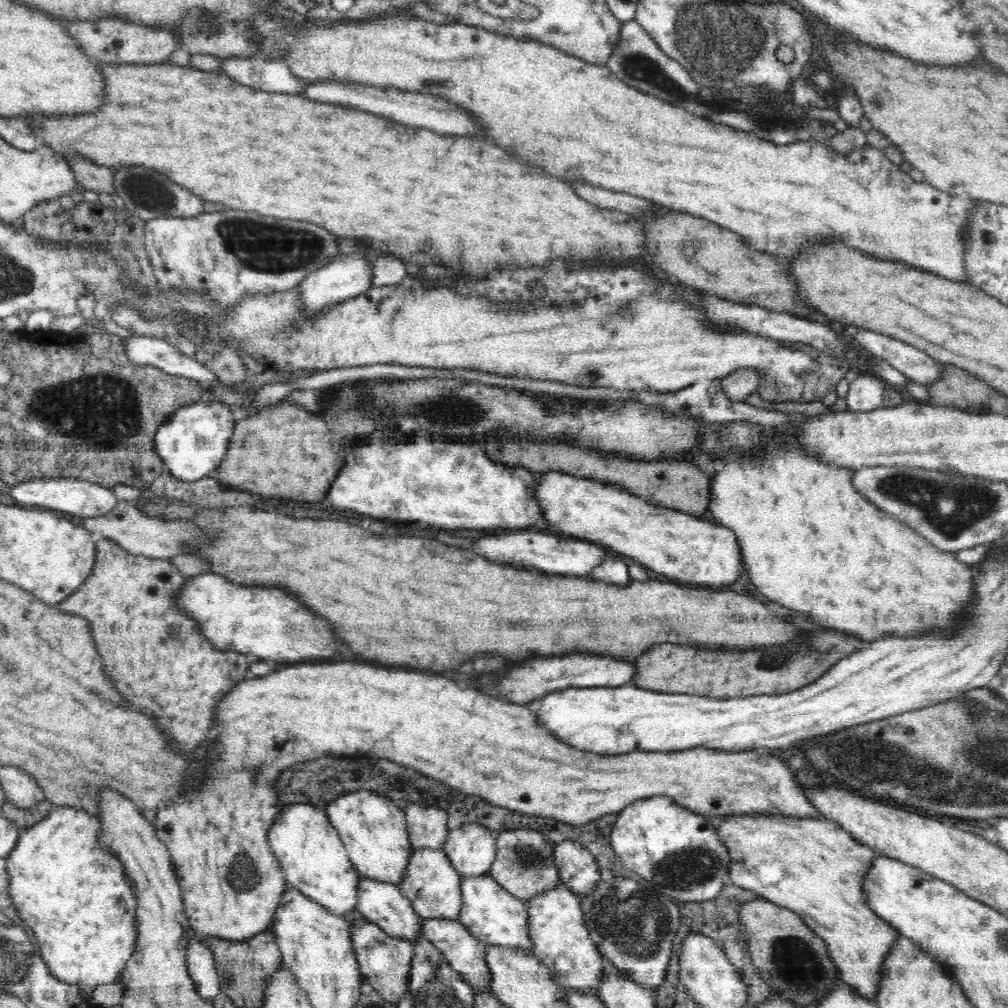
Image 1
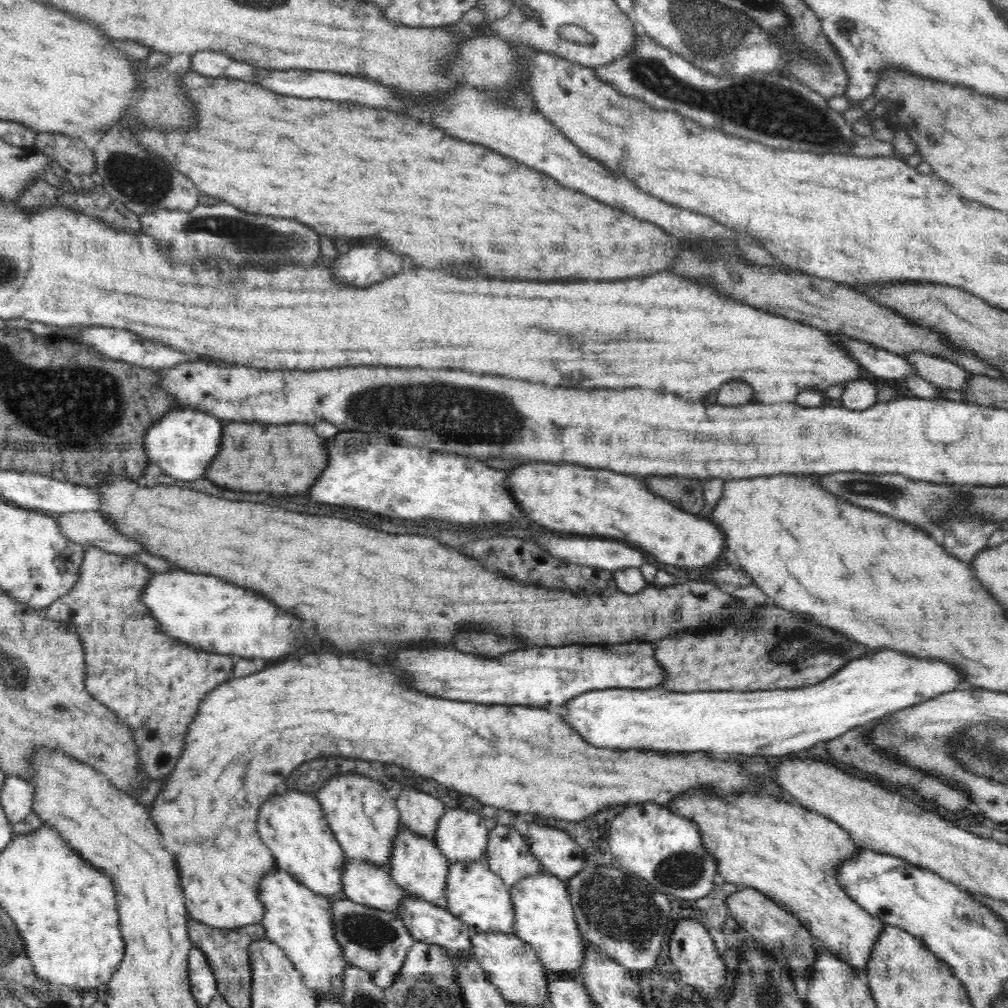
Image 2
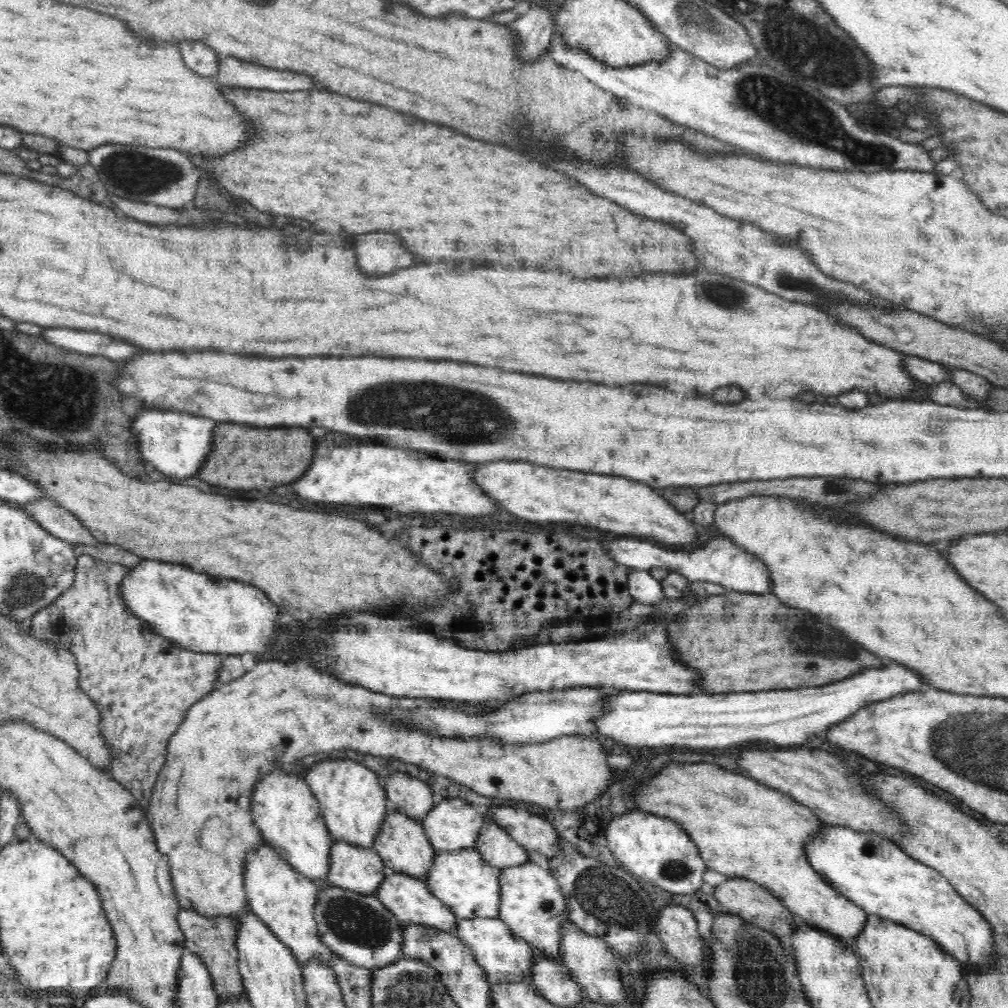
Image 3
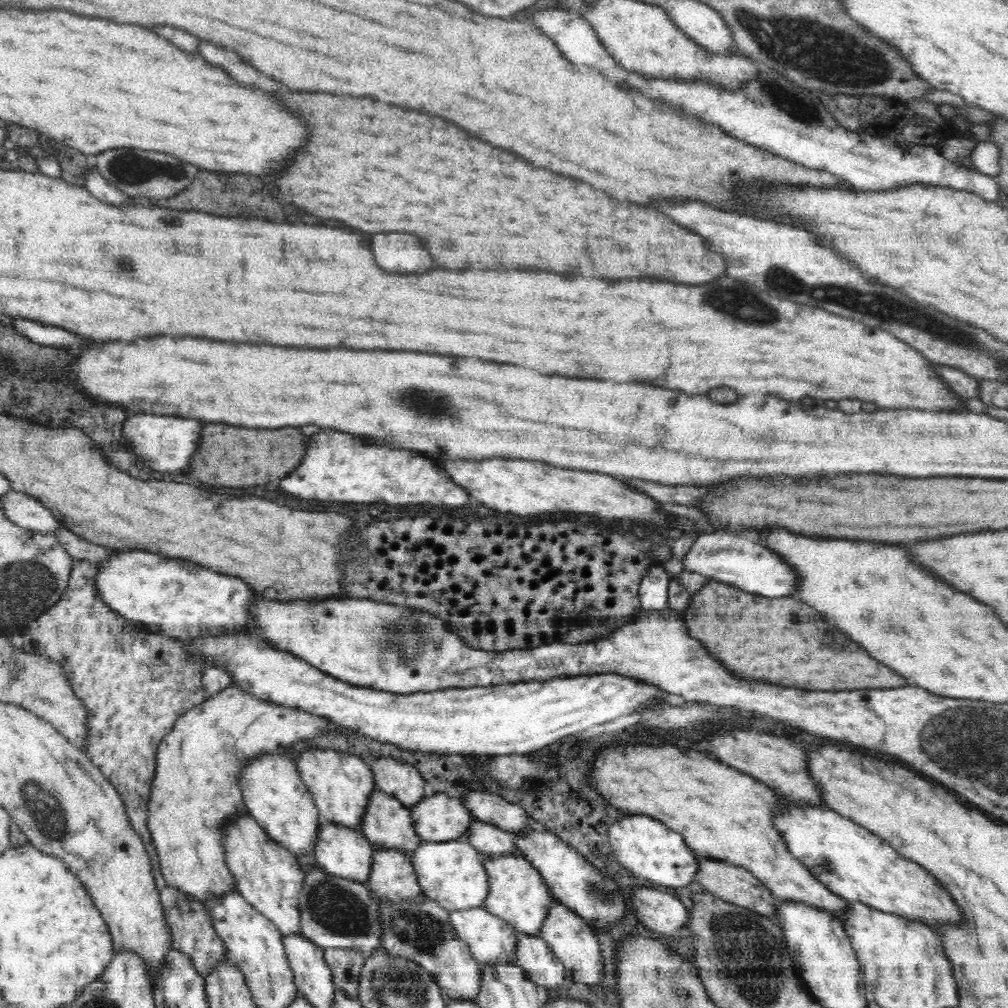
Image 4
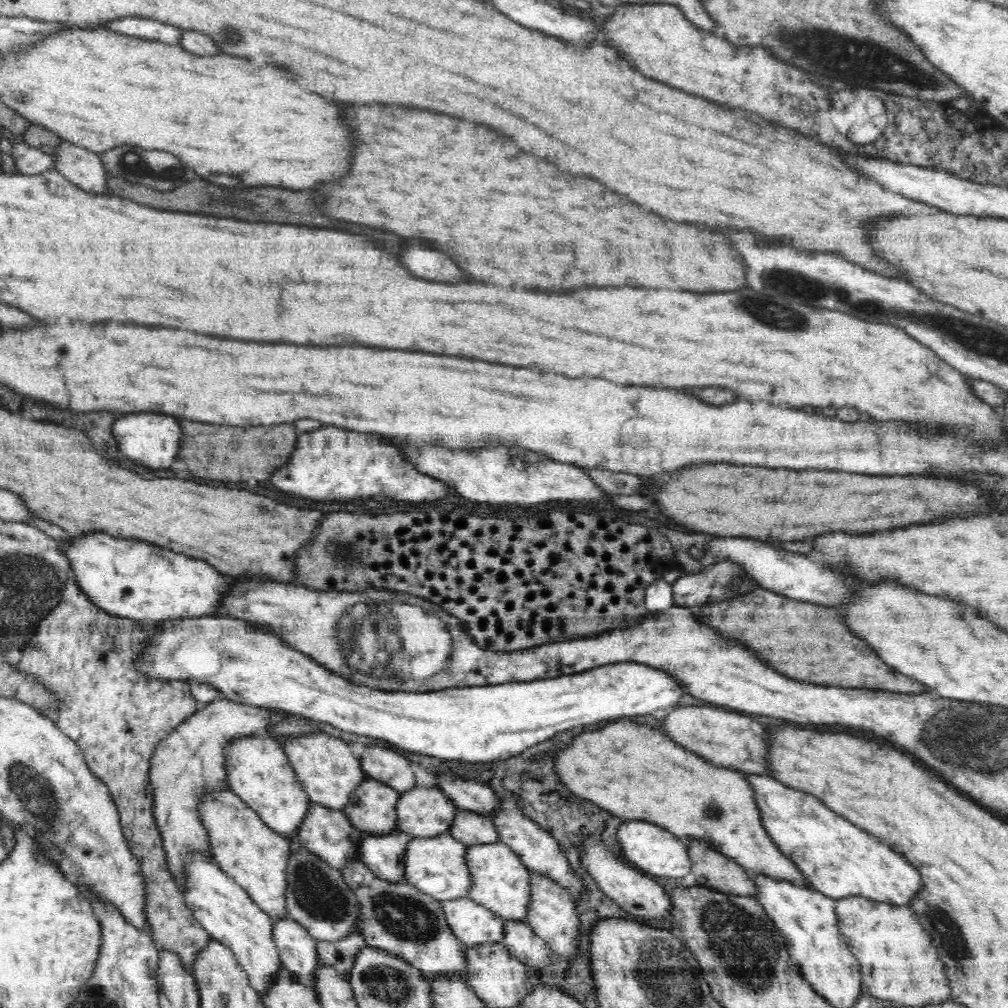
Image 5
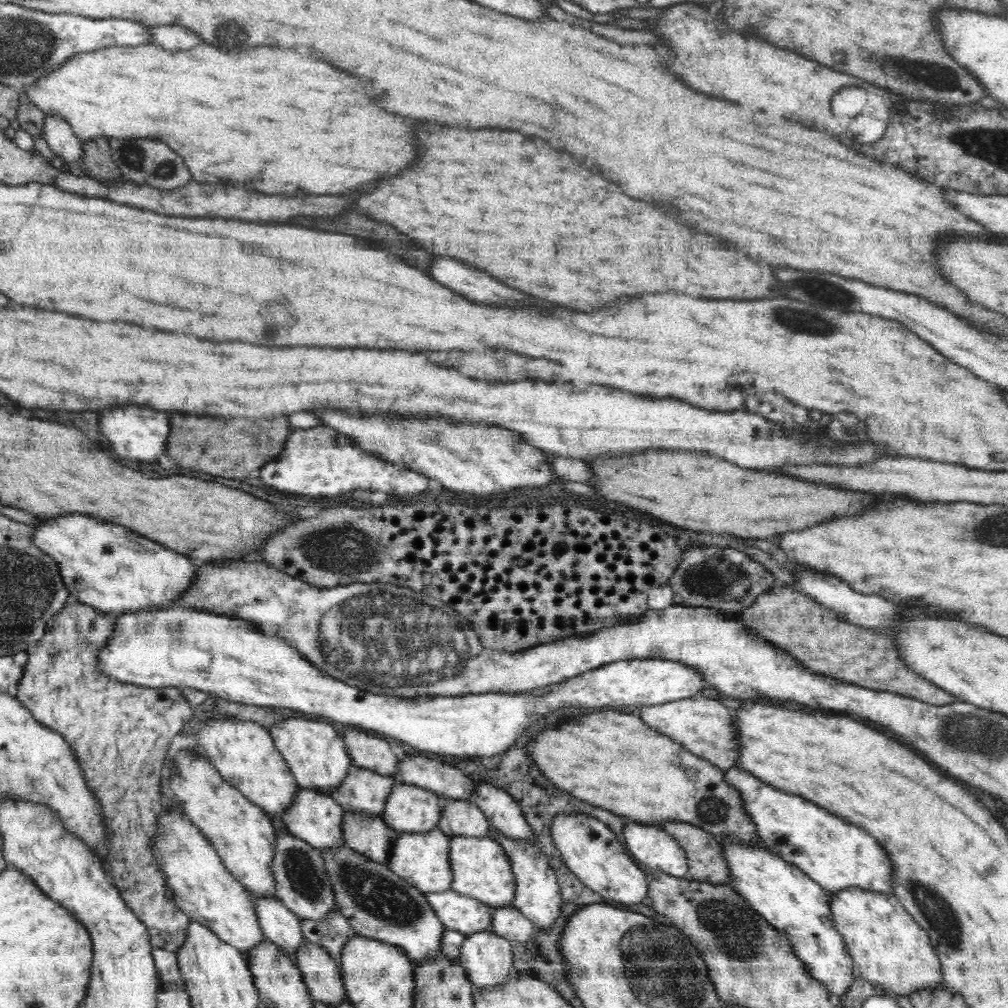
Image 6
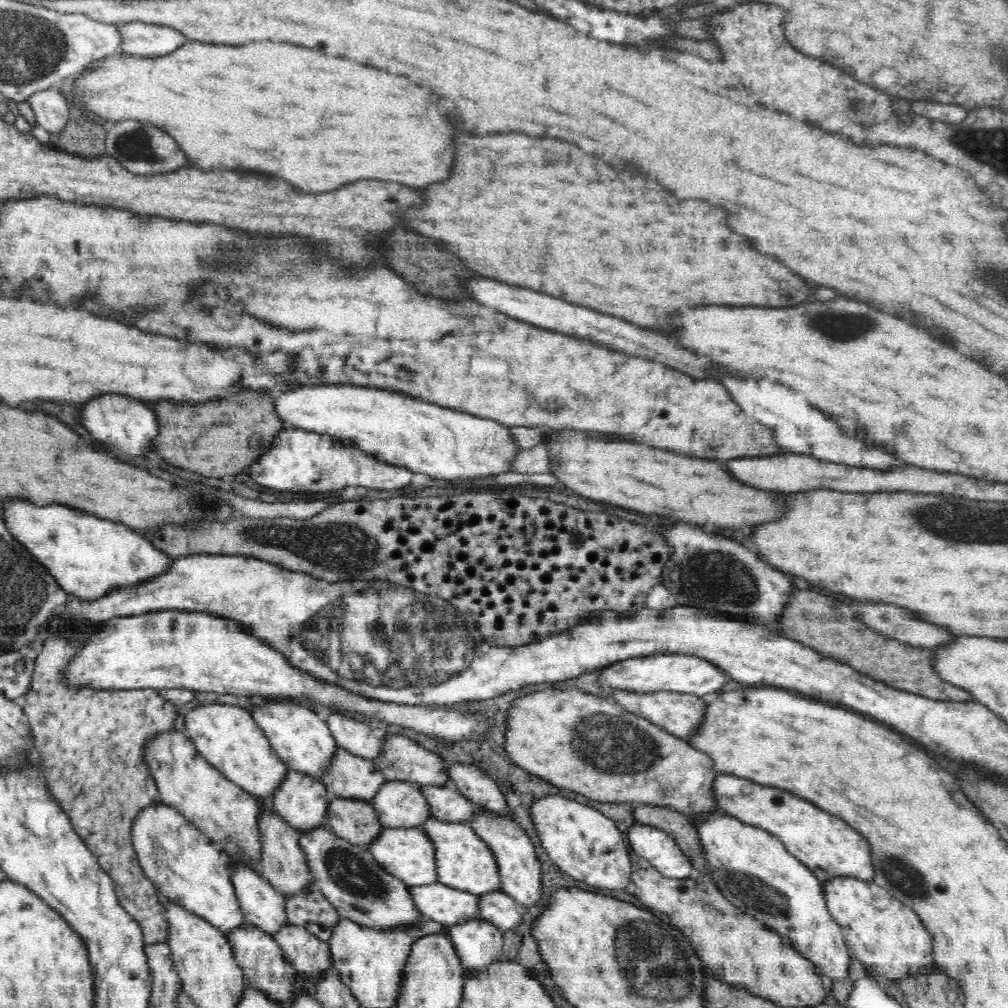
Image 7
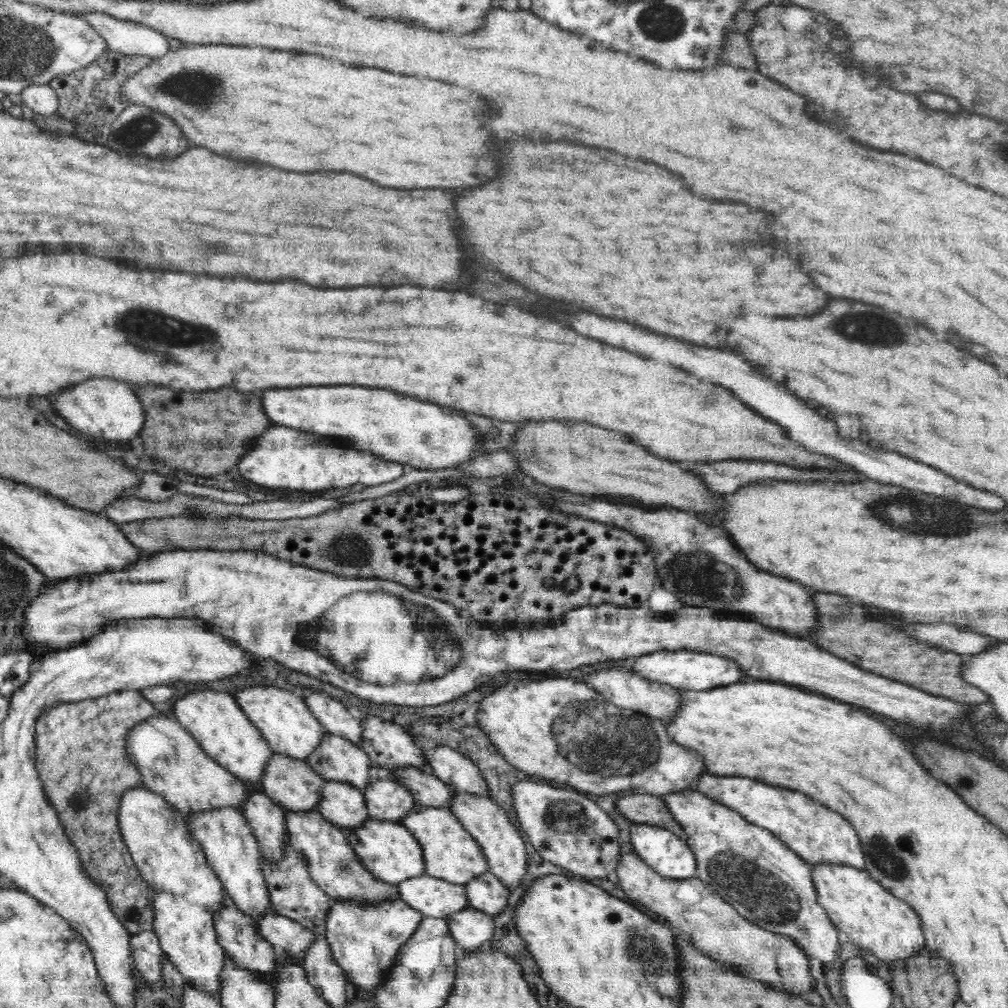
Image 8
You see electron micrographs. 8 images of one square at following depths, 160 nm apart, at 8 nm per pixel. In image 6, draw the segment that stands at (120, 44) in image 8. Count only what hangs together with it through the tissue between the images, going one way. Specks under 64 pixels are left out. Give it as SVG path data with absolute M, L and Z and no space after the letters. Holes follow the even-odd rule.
M154 26L148 27L150 43L166 50L190 50L198 44L204 44L204 38L196 36L196 32L184 28L184 26Z

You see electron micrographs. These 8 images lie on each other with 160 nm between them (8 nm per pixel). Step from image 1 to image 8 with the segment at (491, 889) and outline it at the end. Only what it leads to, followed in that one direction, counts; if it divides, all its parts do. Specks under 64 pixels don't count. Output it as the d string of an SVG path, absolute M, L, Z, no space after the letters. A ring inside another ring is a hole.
M370 818L358 829L340 829L352 845L360 861L366 865L368 871L384 882L398 884L402 880L422 876L426 873L424 853L418 840L403 826L386 820Z

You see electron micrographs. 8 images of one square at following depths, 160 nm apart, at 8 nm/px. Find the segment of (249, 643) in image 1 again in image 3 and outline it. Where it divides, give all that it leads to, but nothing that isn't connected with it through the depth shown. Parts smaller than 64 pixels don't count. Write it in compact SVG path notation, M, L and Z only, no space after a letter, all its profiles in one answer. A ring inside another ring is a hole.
M144 559L141 560L141 563L138 566L131 568L130 572L128 572L128 576L122 580L122 588L120 588L120 591L122 591L122 599L124 599L124 603L126 603L126 607L128 607L130 613L154 625L154 632L160 636L169 638L175 645L177 645L179 650L190 650L196 653L214 653L221 657L226 655L241 655L246 654L246 652L261 655L270 650L272 640L274 640L274 636L276 636L276 620L278 620L278 616L280 616L278 608L276 608L276 606L274 606L274 604L272 604L272 602L270 602L258 588L248 586L248 584L244 584L244 582L224 580L224 578L208 578L208 575L204 576L204 574L184 565Z

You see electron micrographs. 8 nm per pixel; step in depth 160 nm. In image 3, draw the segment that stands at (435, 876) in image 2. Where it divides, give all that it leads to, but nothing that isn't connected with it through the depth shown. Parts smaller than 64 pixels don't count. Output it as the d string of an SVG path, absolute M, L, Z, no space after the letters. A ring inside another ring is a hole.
M390 810L384 818L384 825L381 827L376 841L374 841L373 848L383 860L388 871L405 874L426 883L436 850L426 837L424 828L414 819L397 810Z

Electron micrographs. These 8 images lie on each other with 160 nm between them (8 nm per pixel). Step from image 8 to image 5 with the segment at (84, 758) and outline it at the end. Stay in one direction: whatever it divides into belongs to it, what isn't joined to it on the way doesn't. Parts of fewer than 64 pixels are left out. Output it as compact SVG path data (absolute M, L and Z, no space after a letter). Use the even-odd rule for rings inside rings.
M69 578L62 600L39 622L34 631L34 636L22 647L21 659L16 667L18 671L36 677L36 681L58 697L58 710L44 716L54 722L66 736L76 741L93 776L109 789L120 813L126 843L142 869L146 889L144 911L152 939L161 950L178 954L190 971L198 954L208 946L212 938L187 907L184 891L167 869L162 836L158 834L153 817L153 792L149 778L151 758L158 743L196 712L197 700L190 691L190 683L186 680L154 680L138 670L134 660L146 648L144 642L148 642L141 621L111 615L97 607L78 587L76 579Z

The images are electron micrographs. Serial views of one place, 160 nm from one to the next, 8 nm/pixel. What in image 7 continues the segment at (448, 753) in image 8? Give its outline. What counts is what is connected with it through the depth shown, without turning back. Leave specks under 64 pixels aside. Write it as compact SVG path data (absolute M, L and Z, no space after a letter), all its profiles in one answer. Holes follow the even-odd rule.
M449 764L449 779L474 806L507 817L507 801L492 778L466 764Z

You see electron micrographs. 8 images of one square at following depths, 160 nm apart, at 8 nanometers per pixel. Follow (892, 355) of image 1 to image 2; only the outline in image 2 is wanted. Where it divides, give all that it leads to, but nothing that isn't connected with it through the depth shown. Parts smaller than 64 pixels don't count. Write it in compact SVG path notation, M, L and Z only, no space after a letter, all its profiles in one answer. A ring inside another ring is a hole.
M924 352L904 353L916 376L937 387L958 390L966 386L970 373L962 366L936 355Z

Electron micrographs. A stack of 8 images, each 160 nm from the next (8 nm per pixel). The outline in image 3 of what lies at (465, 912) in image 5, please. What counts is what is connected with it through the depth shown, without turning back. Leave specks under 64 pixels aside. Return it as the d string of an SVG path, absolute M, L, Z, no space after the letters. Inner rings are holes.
M499 918L457 919L457 937L471 948L476 962L486 971L489 983L528 982L534 966L534 948L514 934L510 927Z

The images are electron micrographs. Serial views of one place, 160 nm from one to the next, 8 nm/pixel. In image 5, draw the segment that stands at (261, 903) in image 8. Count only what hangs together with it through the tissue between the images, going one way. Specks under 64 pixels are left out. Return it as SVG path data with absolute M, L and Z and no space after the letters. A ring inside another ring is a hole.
M290 917L274 921L272 934L283 968L287 968L294 973L300 984L316 991L316 970L318 970L320 965L320 960L316 956L317 941L309 935L301 924L298 924Z

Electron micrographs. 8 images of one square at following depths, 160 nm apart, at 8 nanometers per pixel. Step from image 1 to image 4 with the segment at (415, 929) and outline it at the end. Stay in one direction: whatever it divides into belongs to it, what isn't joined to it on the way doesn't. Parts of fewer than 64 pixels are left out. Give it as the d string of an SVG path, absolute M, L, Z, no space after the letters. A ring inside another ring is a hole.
M327 822L321 826L319 836L314 844L314 856L317 865L332 876L347 878L352 882L366 882L372 868L373 848L362 830L354 830L346 826L334 825Z

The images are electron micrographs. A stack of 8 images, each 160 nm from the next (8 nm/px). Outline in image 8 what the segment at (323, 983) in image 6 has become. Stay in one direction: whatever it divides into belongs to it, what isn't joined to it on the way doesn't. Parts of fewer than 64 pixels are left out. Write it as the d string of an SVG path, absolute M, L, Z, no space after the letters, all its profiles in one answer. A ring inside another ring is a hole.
M272 906L255 922L260 934L274 947L278 962L284 962L288 956L292 962L302 964L306 950L316 940L317 934L295 920L278 914Z

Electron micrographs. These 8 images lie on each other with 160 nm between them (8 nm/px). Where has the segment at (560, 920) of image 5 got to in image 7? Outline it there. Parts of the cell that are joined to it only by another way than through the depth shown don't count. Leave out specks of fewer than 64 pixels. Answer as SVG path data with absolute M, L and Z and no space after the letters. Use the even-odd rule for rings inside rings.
M482 807L474 808L470 826L496 857L501 890L514 898L521 909L528 910L534 906L542 896L542 863L536 857L534 845L526 832L512 819L498 816L489 810L484 811Z

